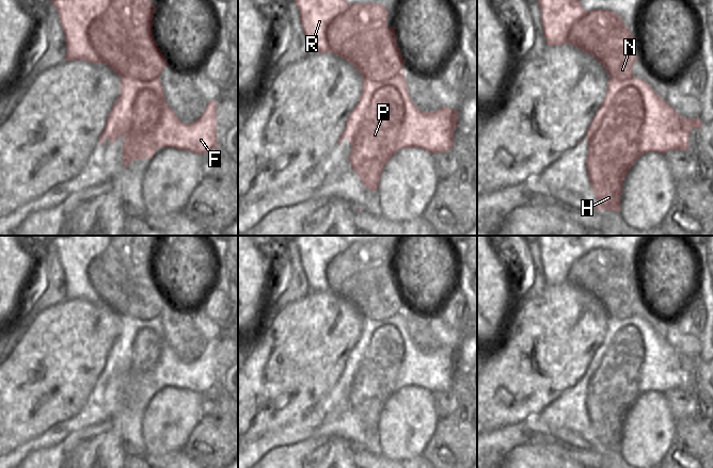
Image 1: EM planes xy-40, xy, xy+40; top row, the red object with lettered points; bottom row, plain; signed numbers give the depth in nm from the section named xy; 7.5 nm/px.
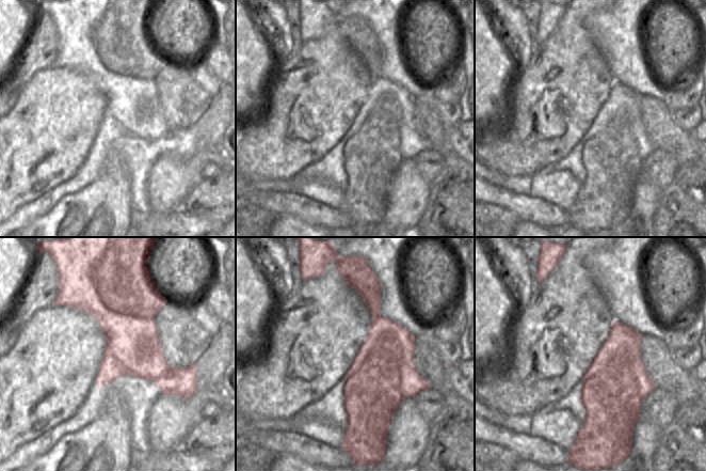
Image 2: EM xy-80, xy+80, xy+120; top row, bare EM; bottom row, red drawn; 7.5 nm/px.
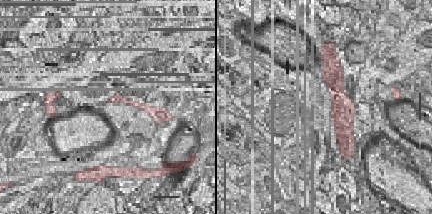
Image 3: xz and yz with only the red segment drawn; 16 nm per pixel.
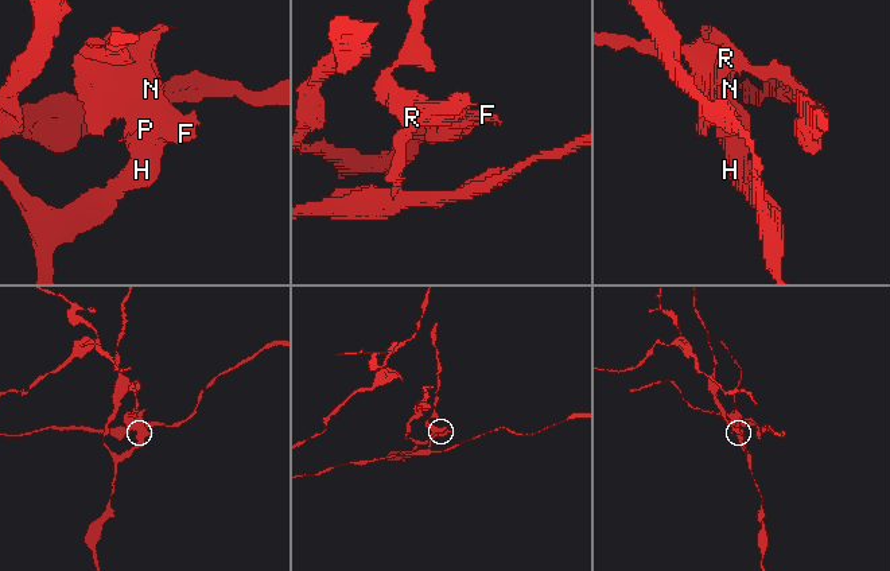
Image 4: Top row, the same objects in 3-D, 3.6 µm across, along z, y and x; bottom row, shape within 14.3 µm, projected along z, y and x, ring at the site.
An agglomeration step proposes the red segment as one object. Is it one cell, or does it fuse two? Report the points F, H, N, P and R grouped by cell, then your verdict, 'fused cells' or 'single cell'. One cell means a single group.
F N R / H P | fused cells

